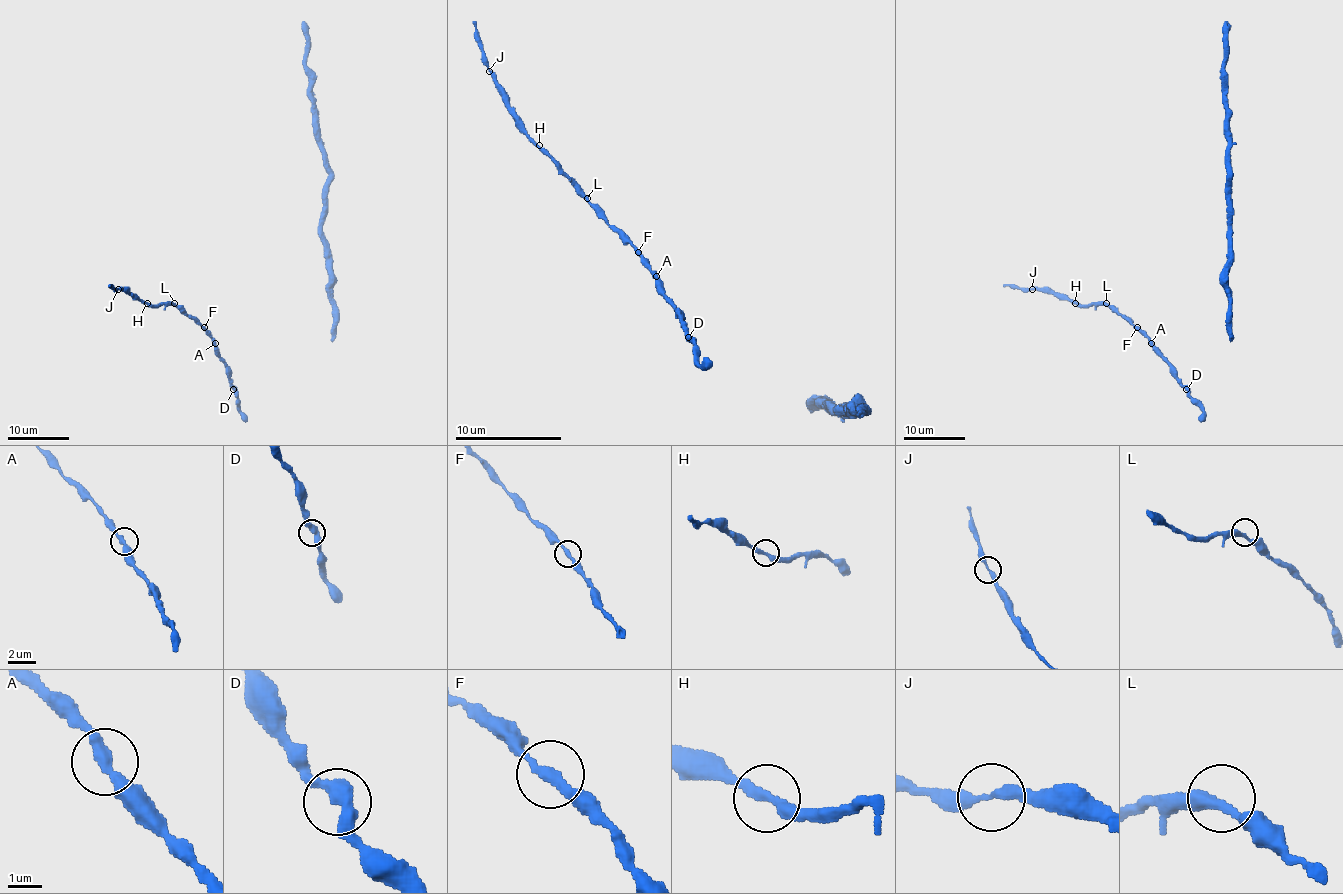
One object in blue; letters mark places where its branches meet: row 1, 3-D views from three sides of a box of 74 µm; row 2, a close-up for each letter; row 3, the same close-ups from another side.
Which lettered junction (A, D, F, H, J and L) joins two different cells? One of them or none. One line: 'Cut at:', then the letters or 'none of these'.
Cut at: none of these

